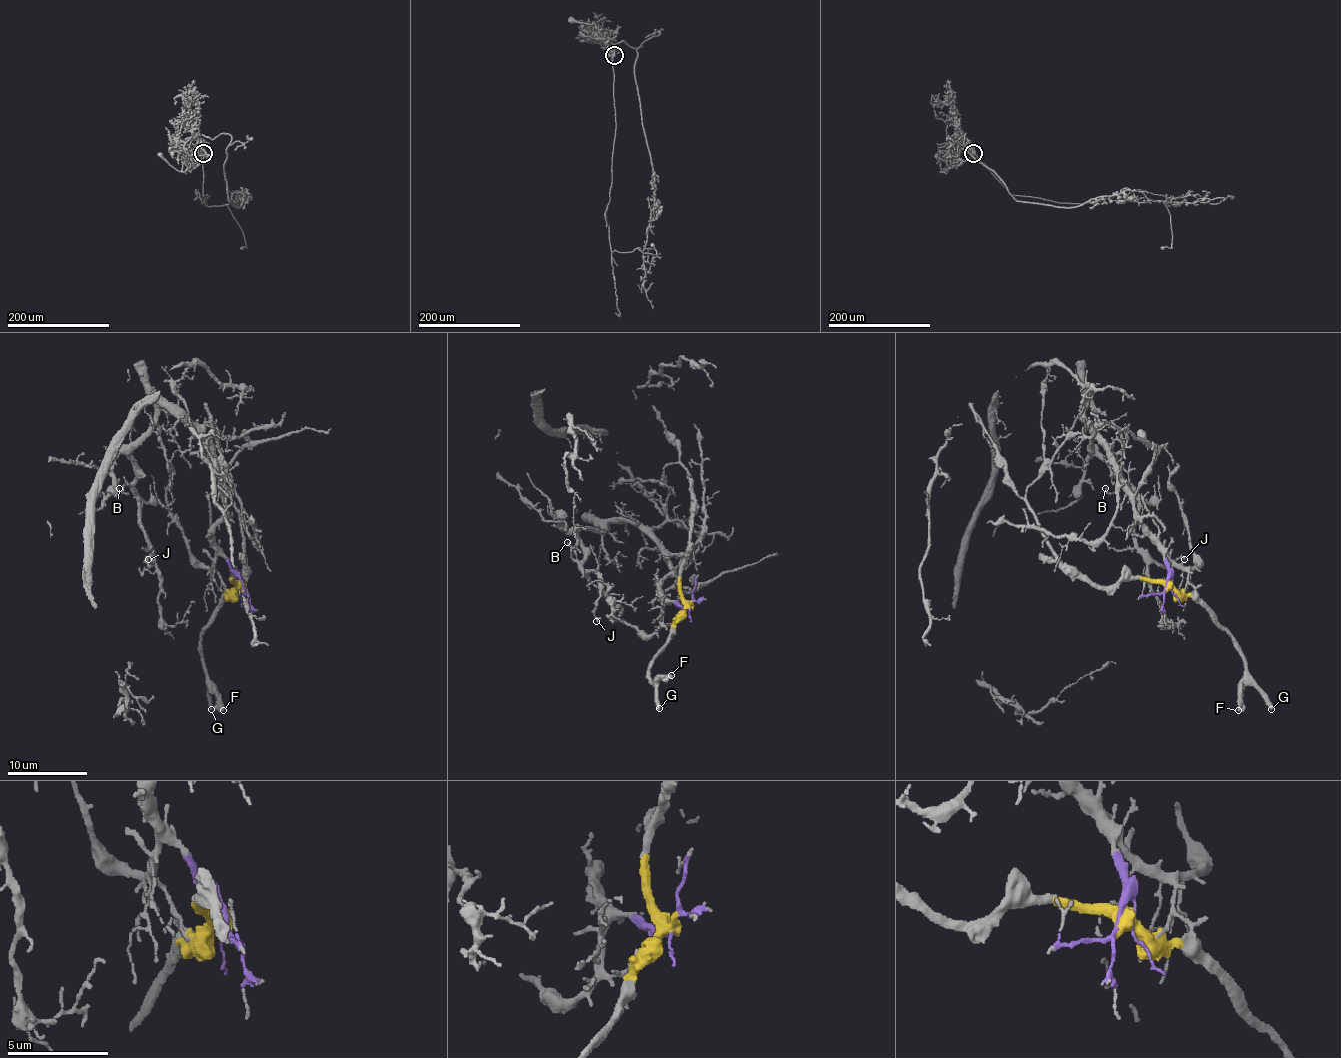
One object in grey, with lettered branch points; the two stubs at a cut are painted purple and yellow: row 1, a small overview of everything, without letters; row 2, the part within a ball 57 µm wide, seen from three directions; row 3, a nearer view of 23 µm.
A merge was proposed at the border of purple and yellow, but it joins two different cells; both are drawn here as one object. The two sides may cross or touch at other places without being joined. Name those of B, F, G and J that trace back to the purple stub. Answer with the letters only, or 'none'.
B, J

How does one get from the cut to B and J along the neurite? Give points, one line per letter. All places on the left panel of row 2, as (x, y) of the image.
B: (241, 585), (213, 535), (223, 515), (221, 467), (161, 403), (129, 453), (131, 481), (123, 493), (119, 487)
J: (241, 585), (213, 535), (223, 515), (221, 467), (161, 403), (153, 427), (129, 453), (149, 559)

